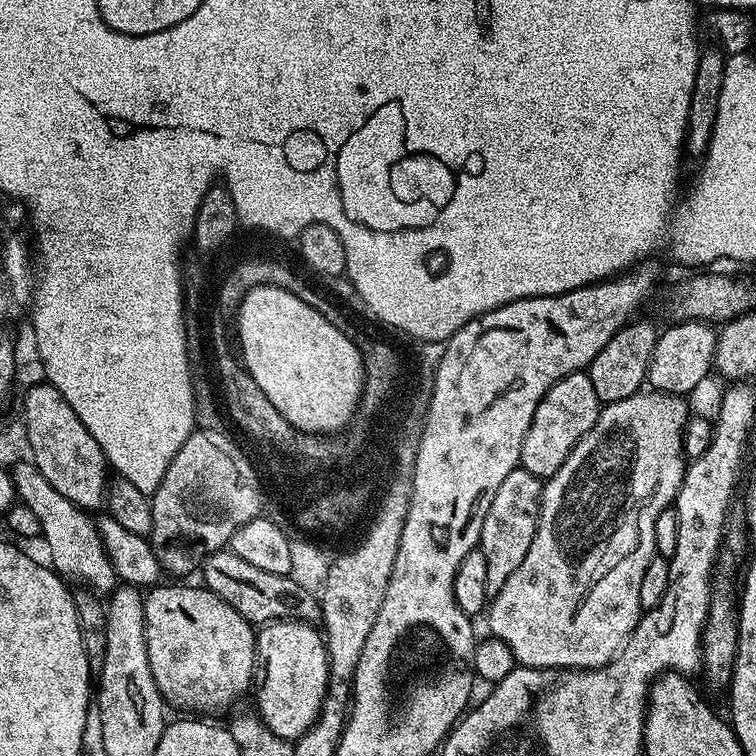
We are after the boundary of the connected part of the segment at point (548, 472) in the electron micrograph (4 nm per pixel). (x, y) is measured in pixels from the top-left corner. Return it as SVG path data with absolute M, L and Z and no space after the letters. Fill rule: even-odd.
M587 371L561 376L538 402L538 410L534 410L530 430L526 430L526 438L522 442L519 467L541 478L552 477L566 462L577 442L595 426L601 409L602 403L594 392Z

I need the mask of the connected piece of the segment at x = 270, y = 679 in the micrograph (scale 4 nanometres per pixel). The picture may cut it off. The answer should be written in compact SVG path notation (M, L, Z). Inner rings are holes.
M285 618L282 620L277 620L275 622L269 622L259 629L258 635L256 637L256 654L257 657L262 661L262 668L264 664L264 681L260 684L260 706L258 705L258 712L262 717L265 726L267 726L274 734L278 734L284 740L295 741L299 738L302 733L311 726L313 721L320 712L320 704L324 701L324 693L328 690L328 677L329 677L329 662L328 662L328 649L326 647L326 640L319 631L316 632L311 623L305 622L303 620L298 620L295 618Z

